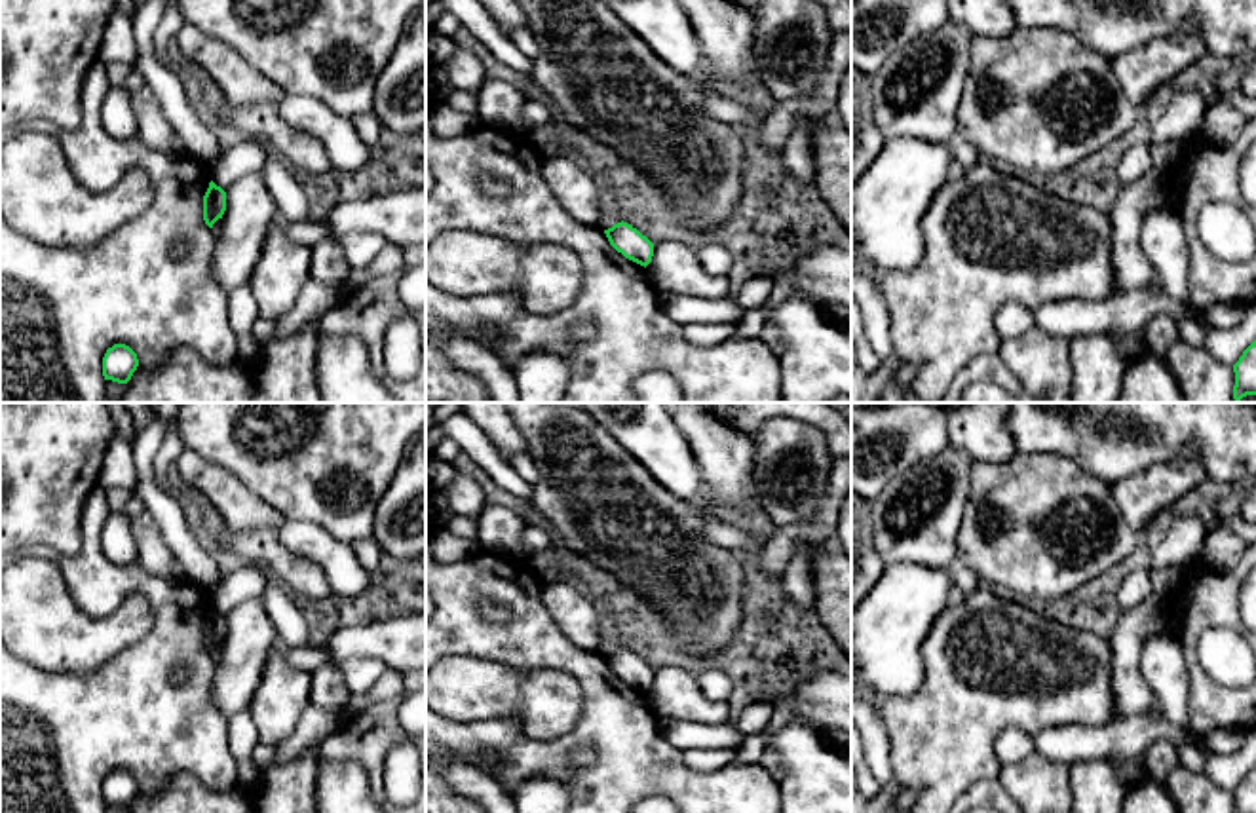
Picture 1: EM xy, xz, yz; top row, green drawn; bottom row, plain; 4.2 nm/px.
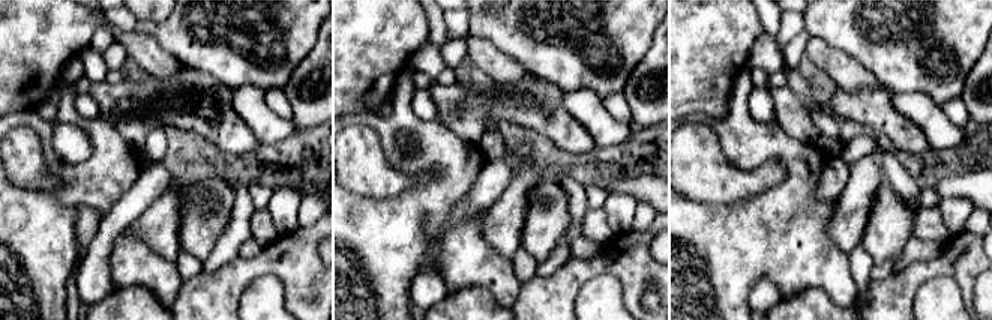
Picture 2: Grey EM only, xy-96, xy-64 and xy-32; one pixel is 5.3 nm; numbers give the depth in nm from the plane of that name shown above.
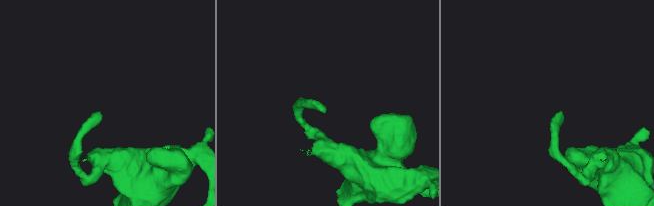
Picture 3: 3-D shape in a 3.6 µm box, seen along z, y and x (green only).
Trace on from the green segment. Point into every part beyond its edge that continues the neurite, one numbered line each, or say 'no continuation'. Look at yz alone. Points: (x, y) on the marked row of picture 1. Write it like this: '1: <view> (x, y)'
no continuation

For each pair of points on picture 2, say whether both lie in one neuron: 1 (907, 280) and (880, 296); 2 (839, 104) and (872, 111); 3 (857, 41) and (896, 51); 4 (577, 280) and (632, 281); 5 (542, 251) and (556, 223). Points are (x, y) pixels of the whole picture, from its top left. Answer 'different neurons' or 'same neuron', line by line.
1: same neuron
2: same neuron
3: same neuron
4: same neuron
5: same neuron

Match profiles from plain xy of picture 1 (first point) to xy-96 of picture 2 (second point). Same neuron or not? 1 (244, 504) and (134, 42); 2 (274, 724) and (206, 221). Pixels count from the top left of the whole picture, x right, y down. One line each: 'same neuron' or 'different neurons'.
1: same neuron
2: same neuron

